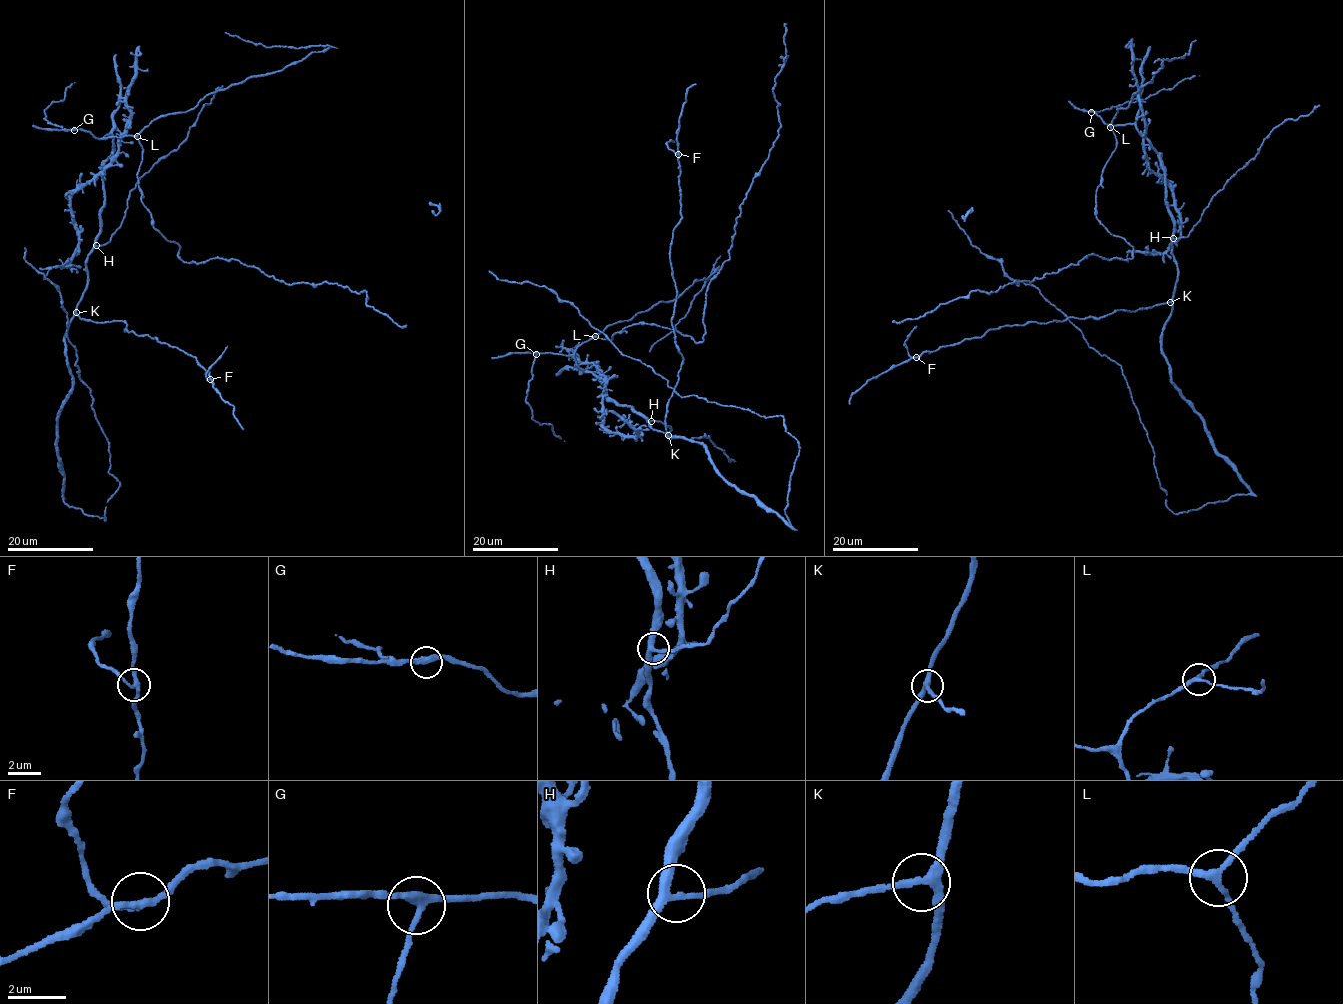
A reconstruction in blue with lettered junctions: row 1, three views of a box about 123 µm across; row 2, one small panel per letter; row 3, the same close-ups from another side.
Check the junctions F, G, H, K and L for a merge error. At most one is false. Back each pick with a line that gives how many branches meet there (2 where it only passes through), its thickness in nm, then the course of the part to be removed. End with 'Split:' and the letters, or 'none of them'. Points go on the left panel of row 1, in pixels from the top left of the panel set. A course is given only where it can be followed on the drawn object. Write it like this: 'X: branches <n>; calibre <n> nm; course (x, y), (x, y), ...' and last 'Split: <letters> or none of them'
F: branches 3; calibre 200 nm; course (209, 378), (207, 371), (227, 346)
Split: F

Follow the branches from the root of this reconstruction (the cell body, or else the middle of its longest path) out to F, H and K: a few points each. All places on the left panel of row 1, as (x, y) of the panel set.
F: (87, 282), (76, 311), (80, 318), (123, 321), (127, 331), (158, 338), (196, 358), (210, 372), (209, 378)
H: (87, 282), (86, 258), (96, 245)
K: (87, 282), (76, 312)

